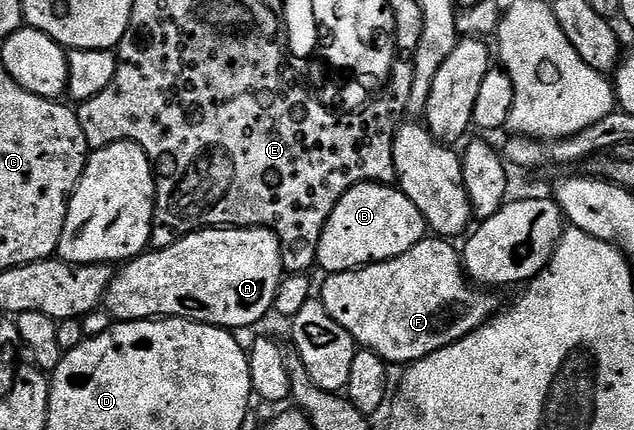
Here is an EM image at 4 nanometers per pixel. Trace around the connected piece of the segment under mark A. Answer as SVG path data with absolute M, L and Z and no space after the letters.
M198 229L195 233L183 234L170 247L145 251L139 257L123 262L115 270L102 305L116 323L180 317L183 321L201 321L204 325L241 331L258 324L267 313L273 312L278 287L286 276L284 259L279 239L268 229Z

